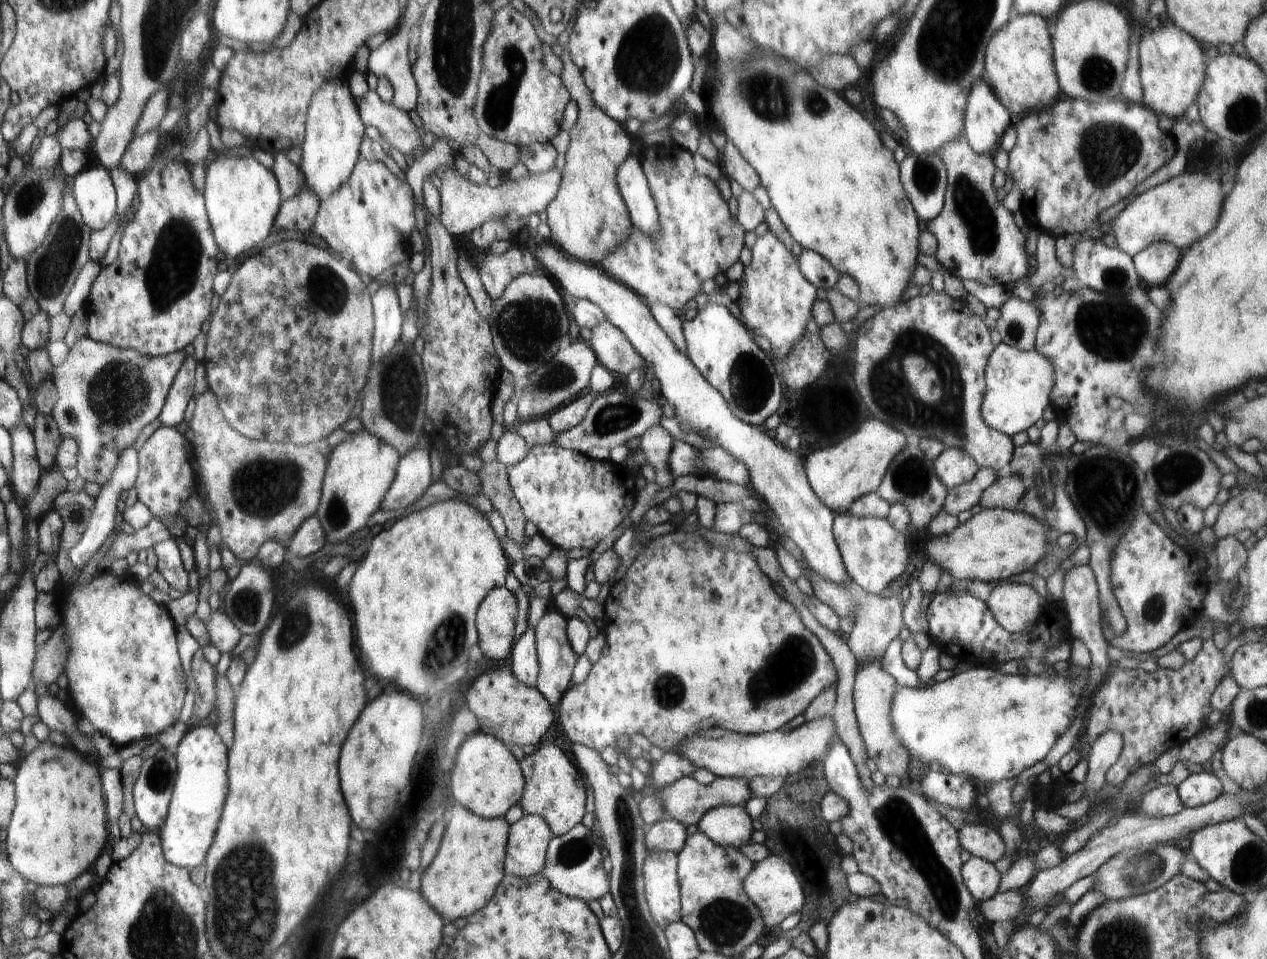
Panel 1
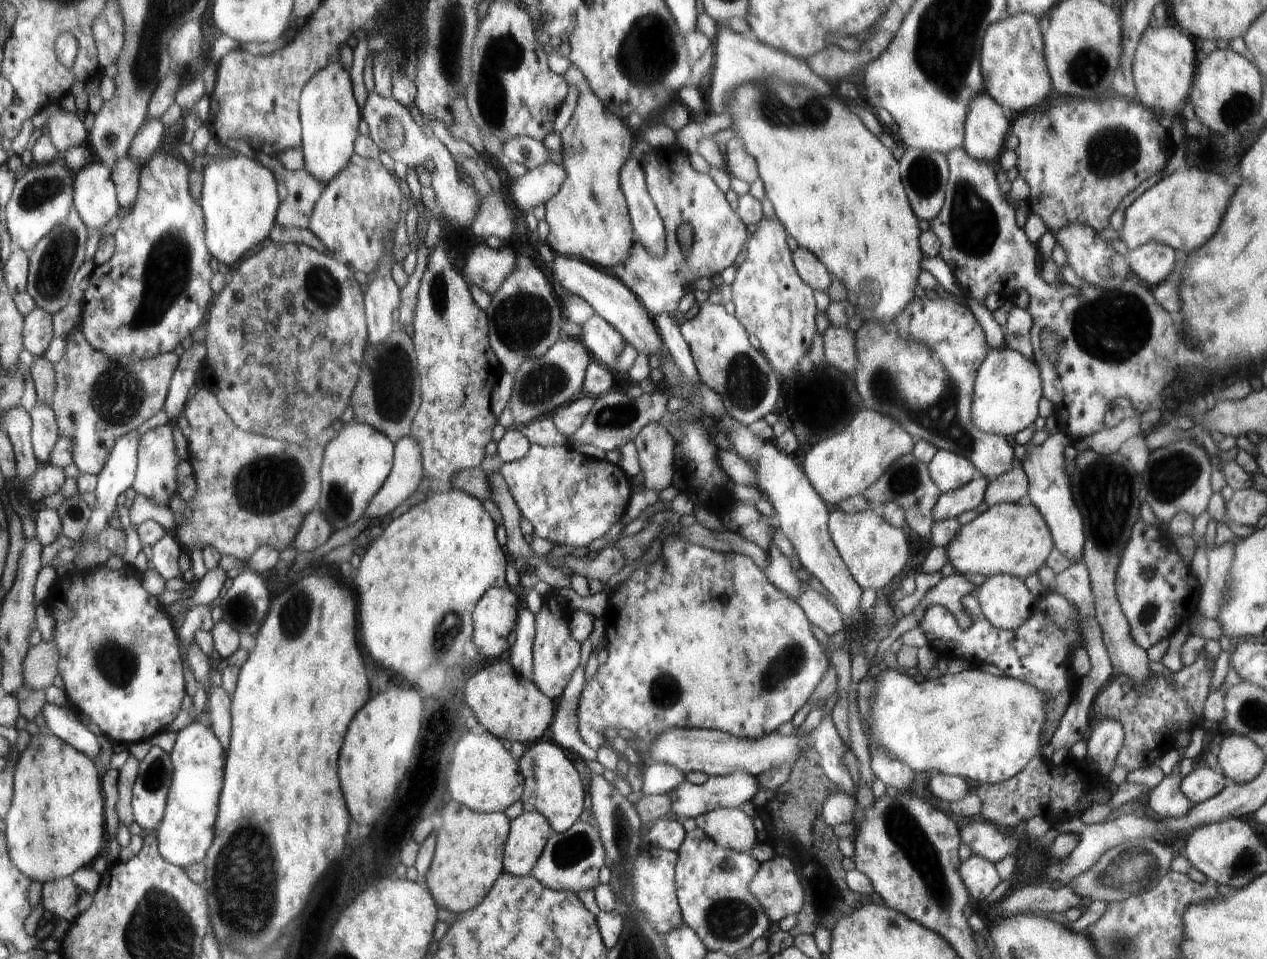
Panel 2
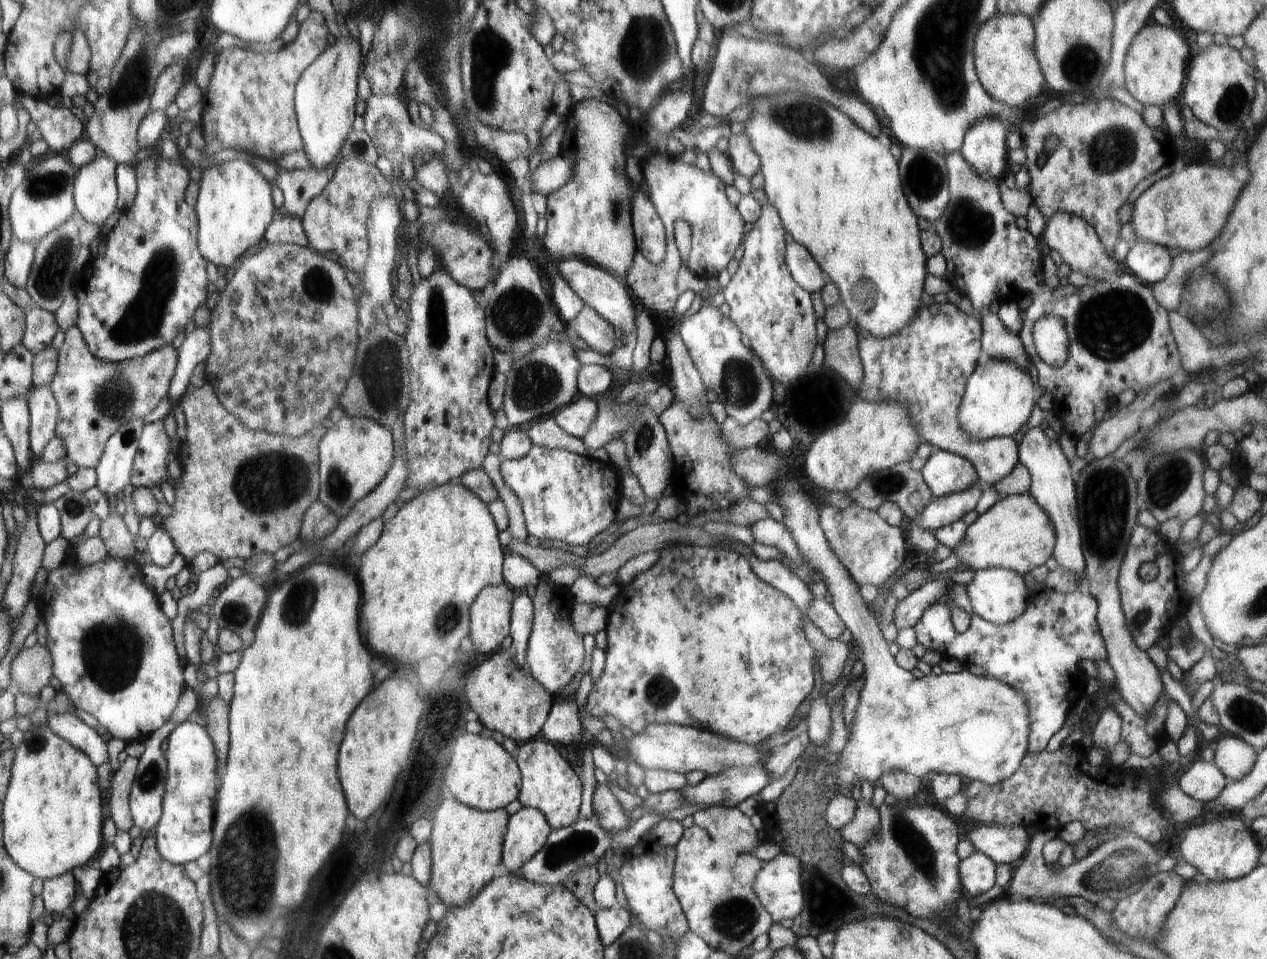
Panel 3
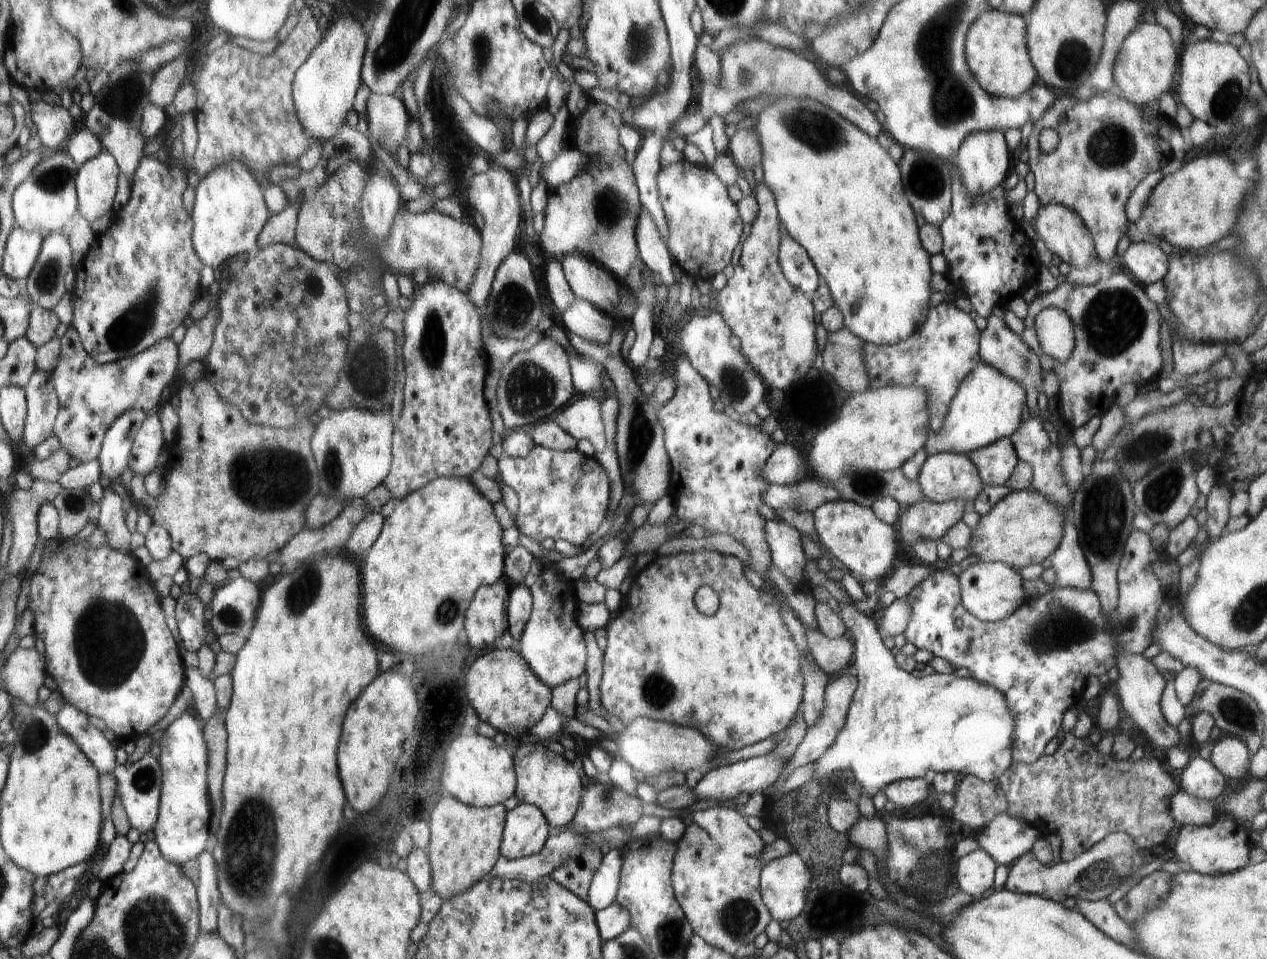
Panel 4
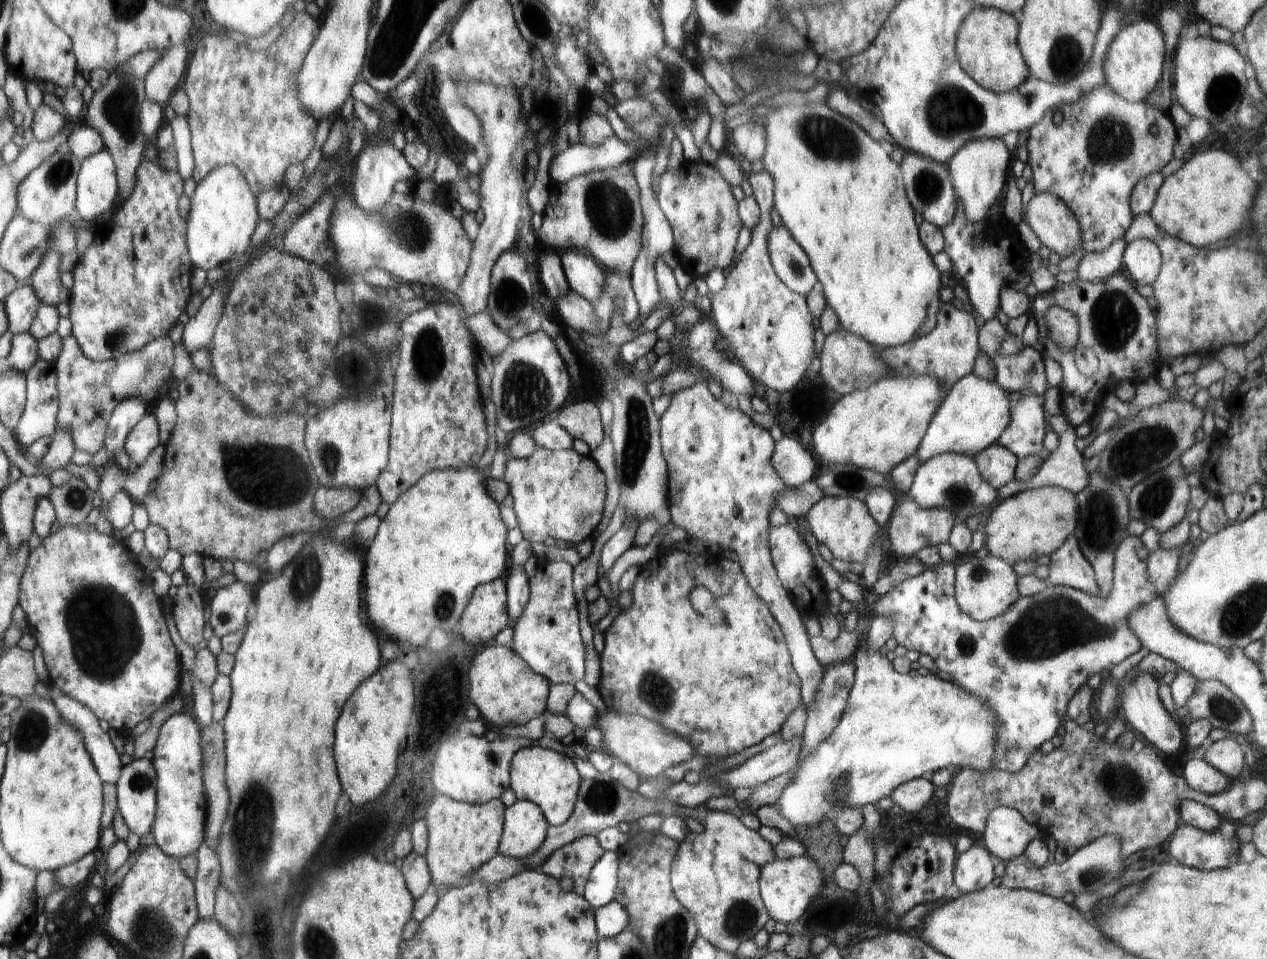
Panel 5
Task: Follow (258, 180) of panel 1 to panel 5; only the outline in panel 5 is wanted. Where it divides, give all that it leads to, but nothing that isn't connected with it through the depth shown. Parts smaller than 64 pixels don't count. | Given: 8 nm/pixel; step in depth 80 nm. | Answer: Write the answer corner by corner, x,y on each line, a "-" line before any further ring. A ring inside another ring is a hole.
233,164
216,167
206,180
197,185
192,196
192,208
189,214
189,249
192,260
198,268
207,271
224,262
234,260
234,256
238,254
246,254
246,250
250,248
250,238
253,238
252,232
254,228
258,228
259,224
257,198
244,173

